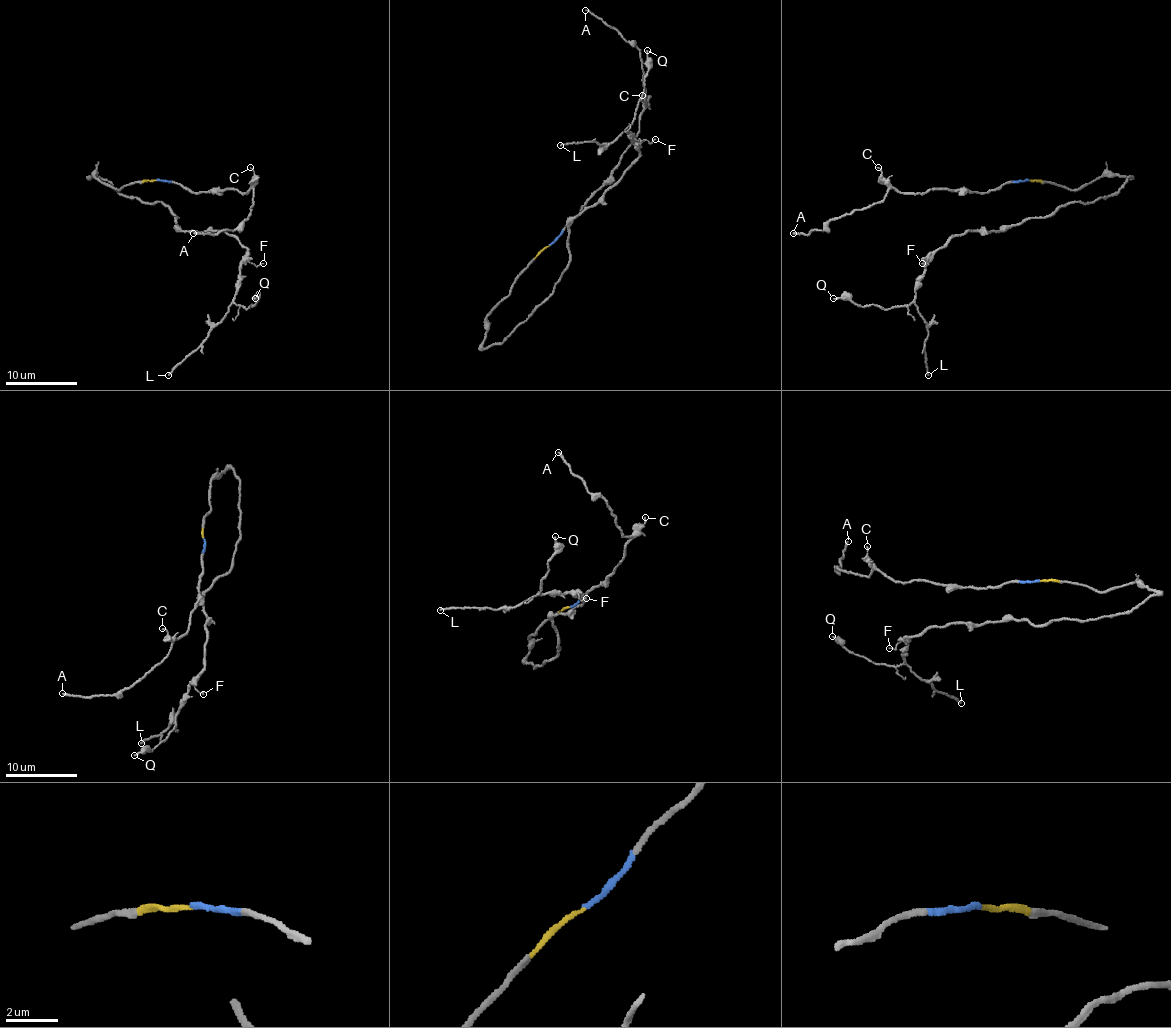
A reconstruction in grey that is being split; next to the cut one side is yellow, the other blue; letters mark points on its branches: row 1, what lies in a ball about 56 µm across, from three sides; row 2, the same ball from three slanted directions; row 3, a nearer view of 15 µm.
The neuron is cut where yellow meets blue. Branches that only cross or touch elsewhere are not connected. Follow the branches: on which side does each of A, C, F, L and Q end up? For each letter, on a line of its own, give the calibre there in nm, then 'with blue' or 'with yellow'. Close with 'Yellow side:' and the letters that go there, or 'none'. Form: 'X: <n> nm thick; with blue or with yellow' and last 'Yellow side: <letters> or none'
A: 200 nm thick; with blue
C: 140 nm thick; with blue
F: 110 nm thick; with yellow
L: 180 nm thick; with yellow
Q: 170 nm thick; with yellow
Yellow side: F, L, Q

